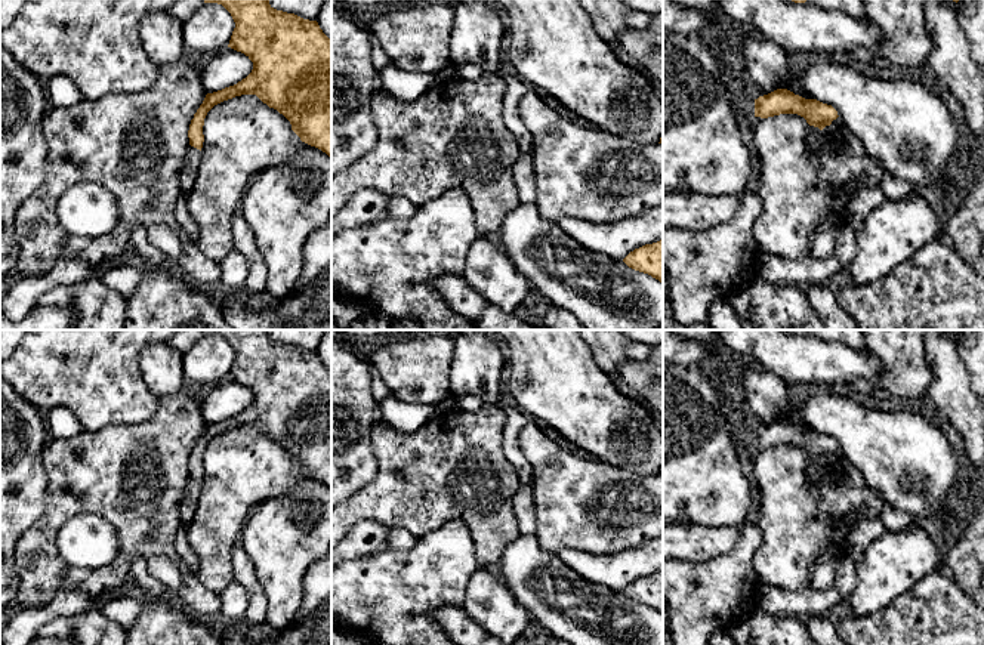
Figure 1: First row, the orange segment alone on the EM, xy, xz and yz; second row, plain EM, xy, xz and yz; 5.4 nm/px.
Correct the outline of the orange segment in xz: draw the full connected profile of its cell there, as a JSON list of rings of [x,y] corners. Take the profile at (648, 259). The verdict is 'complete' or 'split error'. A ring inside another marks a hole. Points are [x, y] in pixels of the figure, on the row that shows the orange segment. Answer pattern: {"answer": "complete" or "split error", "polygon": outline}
{"answer": "complete", "polygon": [[[663,238],[630,251],[623,262],[639,272],[648,274],[663,283]]]}

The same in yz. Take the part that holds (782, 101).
{"answer": "split error", "polygon": [[[777,89],[755,99],[755,117],[768,118],[780,114],[798,114],[809,124],[806,143],[809,148],[821,148],[826,141],[838,138],[840,151],[848,155],[863,155],[863,142],[849,130],[838,129],[829,136],[829,126],[838,126],[838,111],[817,99],[805,99],[787,89]]]}

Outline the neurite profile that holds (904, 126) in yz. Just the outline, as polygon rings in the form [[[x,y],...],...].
[[[818,58],[796,72],[796,83],[812,99],[832,105],[846,129],[876,160],[883,173],[907,180],[911,186],[934,186],[965,154],[965,138],[959,133],[950,109],[940,96],[911,80],[866,77],[838,58]]]

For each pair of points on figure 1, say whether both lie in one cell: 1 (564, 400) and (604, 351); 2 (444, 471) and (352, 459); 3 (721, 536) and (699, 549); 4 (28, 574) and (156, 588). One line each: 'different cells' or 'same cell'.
1: different cells
2: different cells
3: same cell
4: different cells

